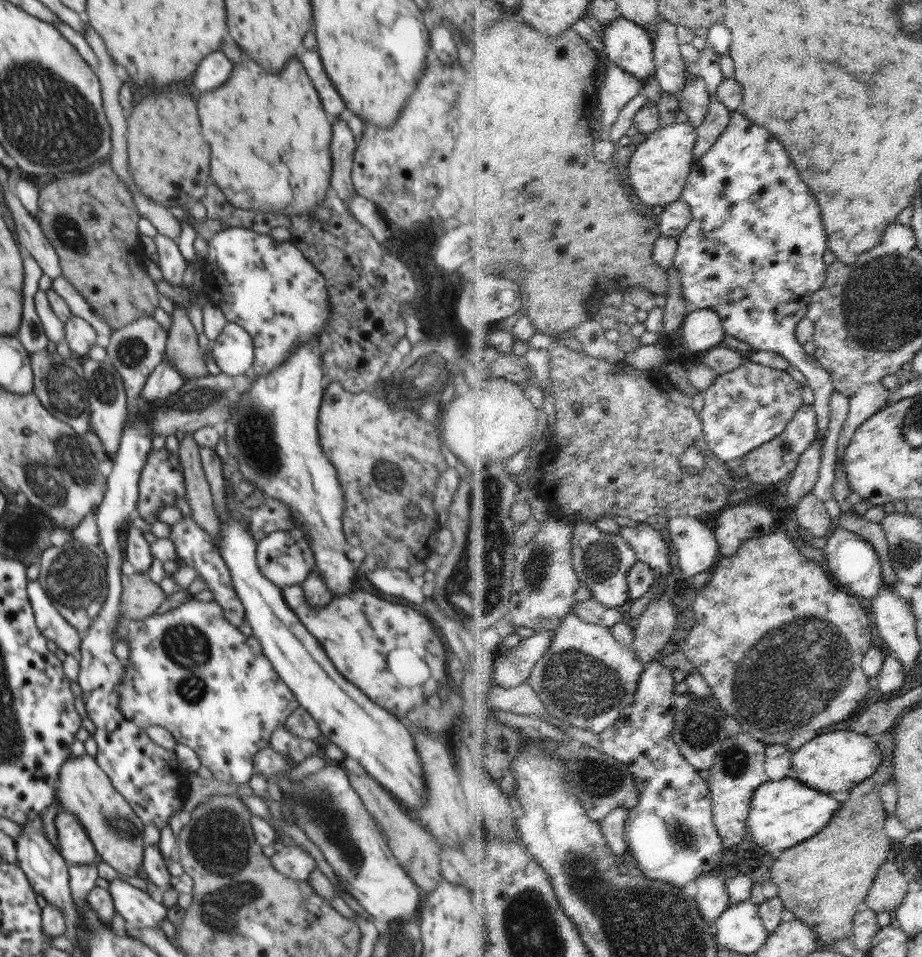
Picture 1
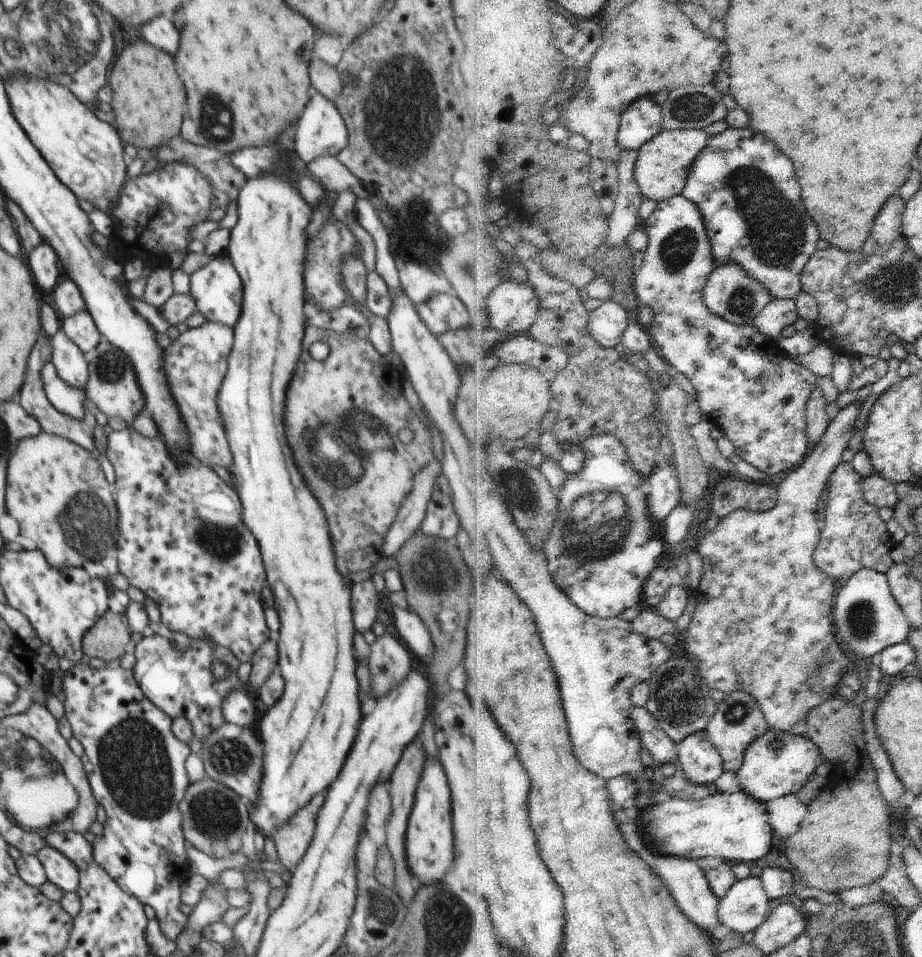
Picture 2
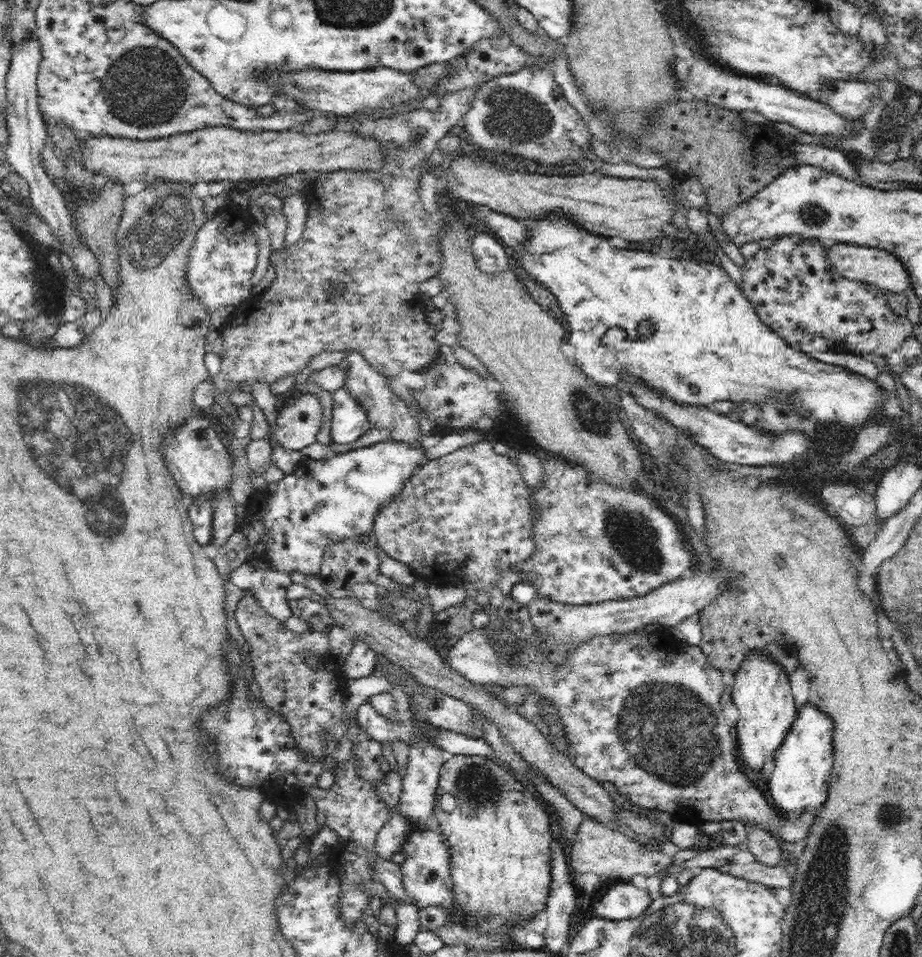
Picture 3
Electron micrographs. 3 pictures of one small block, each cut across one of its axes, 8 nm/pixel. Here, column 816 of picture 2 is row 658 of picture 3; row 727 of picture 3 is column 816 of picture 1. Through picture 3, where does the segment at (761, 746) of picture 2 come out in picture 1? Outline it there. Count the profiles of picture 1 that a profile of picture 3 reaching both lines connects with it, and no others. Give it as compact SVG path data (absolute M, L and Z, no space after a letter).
M841 729L813 738L793 754L792 761L800 782L826 794L851 792L878 772L878 768L884 764L884 750L866 733L857 734L853 730Z

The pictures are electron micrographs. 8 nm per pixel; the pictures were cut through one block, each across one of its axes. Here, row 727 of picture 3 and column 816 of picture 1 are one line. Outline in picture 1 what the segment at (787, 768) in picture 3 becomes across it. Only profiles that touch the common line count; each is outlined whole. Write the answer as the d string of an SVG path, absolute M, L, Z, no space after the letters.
M786 777L781 781L766 781L756 792L755 801L752 803L752 814L748 820L747 833L751 834L753 840L766 852L785 851L814 838L831 824L832 820L836 818L836 813L840 814L840 810L843 808L844 803L838 802L830 794L816 790L796 778Z

